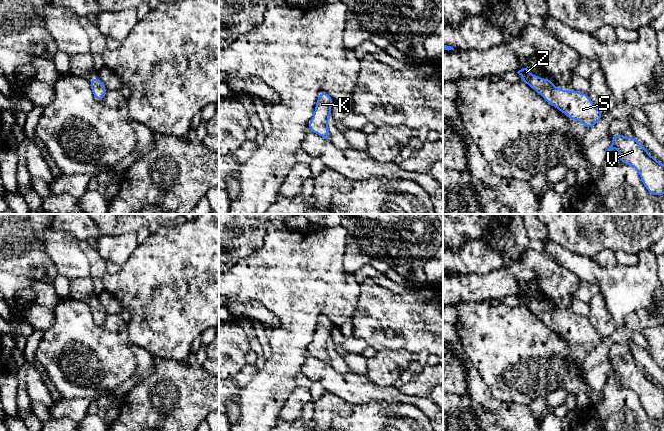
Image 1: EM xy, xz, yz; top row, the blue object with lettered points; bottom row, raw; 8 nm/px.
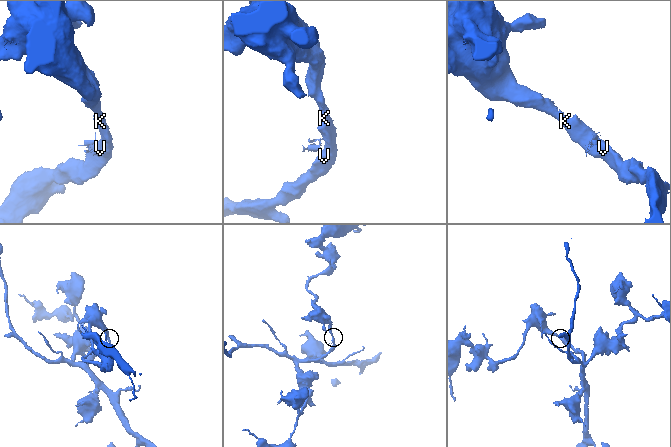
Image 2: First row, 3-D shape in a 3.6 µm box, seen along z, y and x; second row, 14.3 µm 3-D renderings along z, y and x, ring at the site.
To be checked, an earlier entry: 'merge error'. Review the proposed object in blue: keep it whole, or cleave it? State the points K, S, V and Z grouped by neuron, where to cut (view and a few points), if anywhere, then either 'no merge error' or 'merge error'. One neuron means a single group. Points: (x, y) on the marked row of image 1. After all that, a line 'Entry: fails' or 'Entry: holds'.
K S V Z; no cut; no merge error
Entry: fails

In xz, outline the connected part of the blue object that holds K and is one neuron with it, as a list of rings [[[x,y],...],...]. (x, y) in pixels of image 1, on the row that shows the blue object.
[[[321,91],[316,102],[314,116],[308,123],[308,128],[315,134],[329,140],[329,131],[327,123],[331,118],[331,106],[333,104],[331,96]]]

